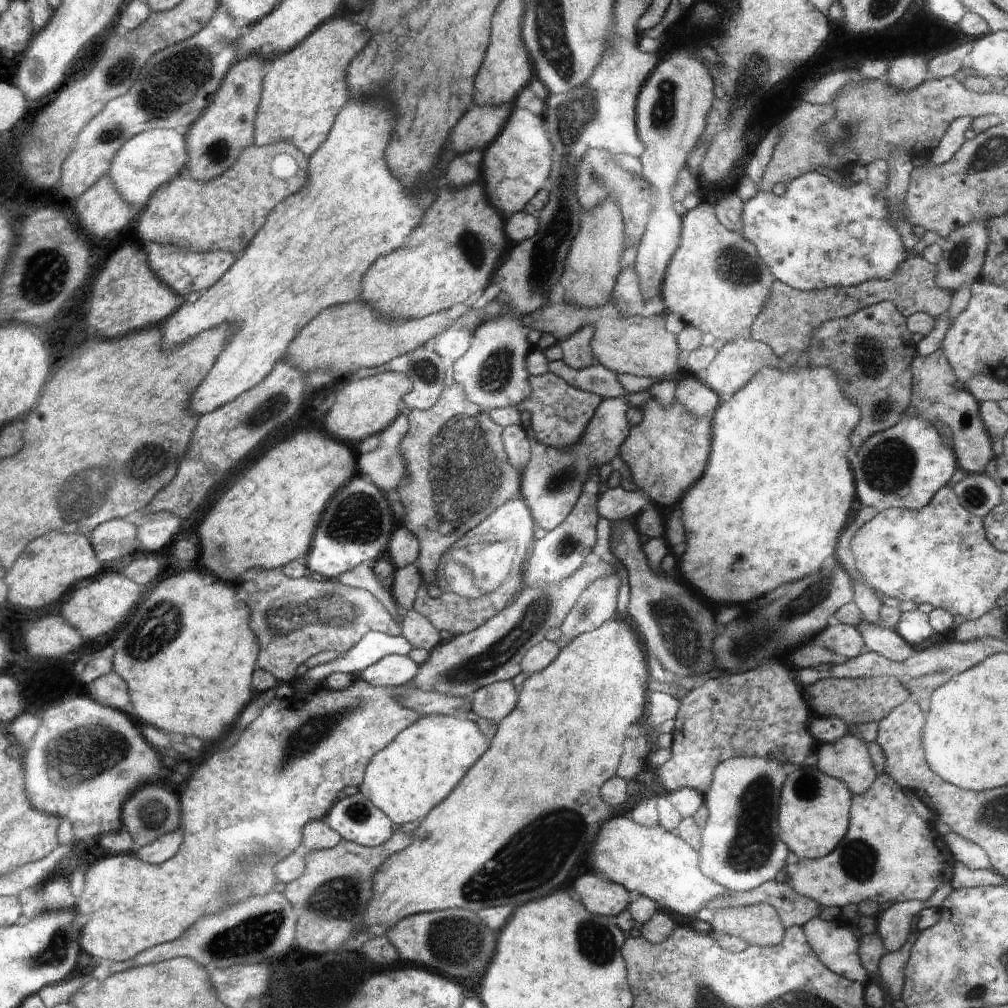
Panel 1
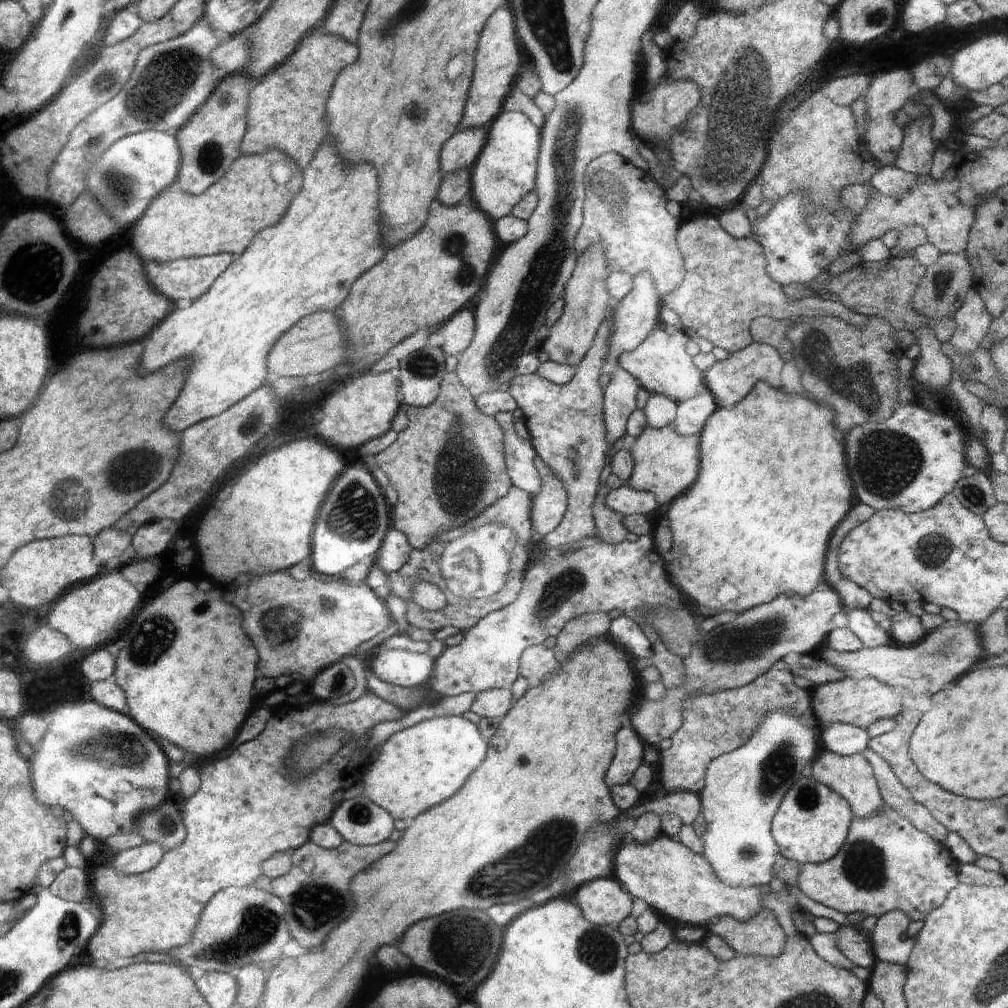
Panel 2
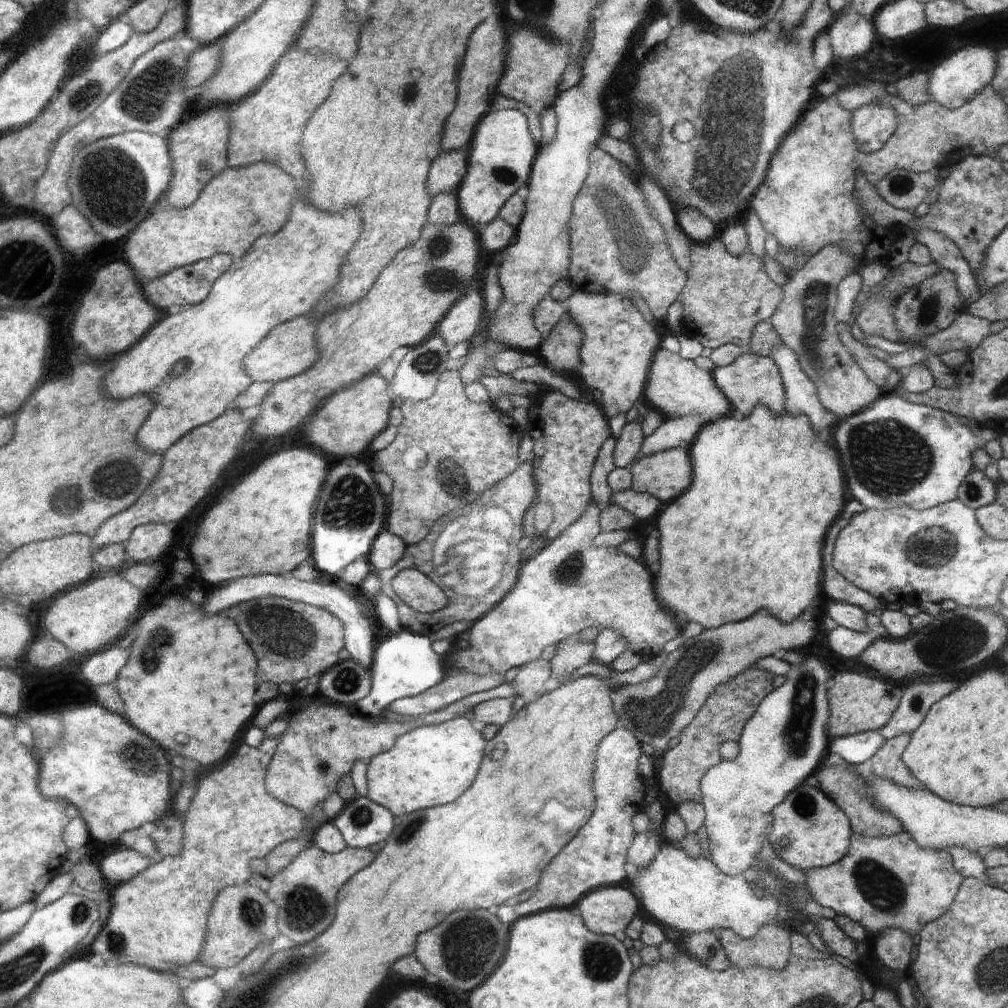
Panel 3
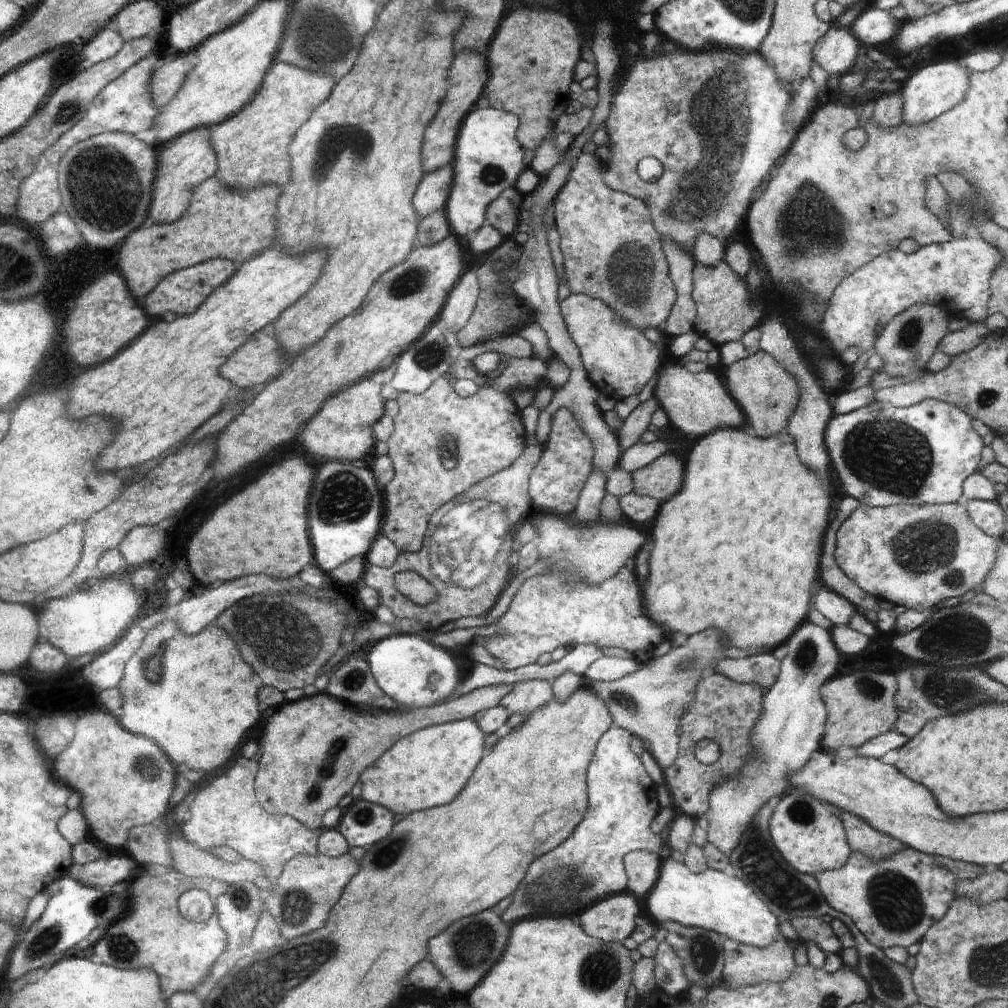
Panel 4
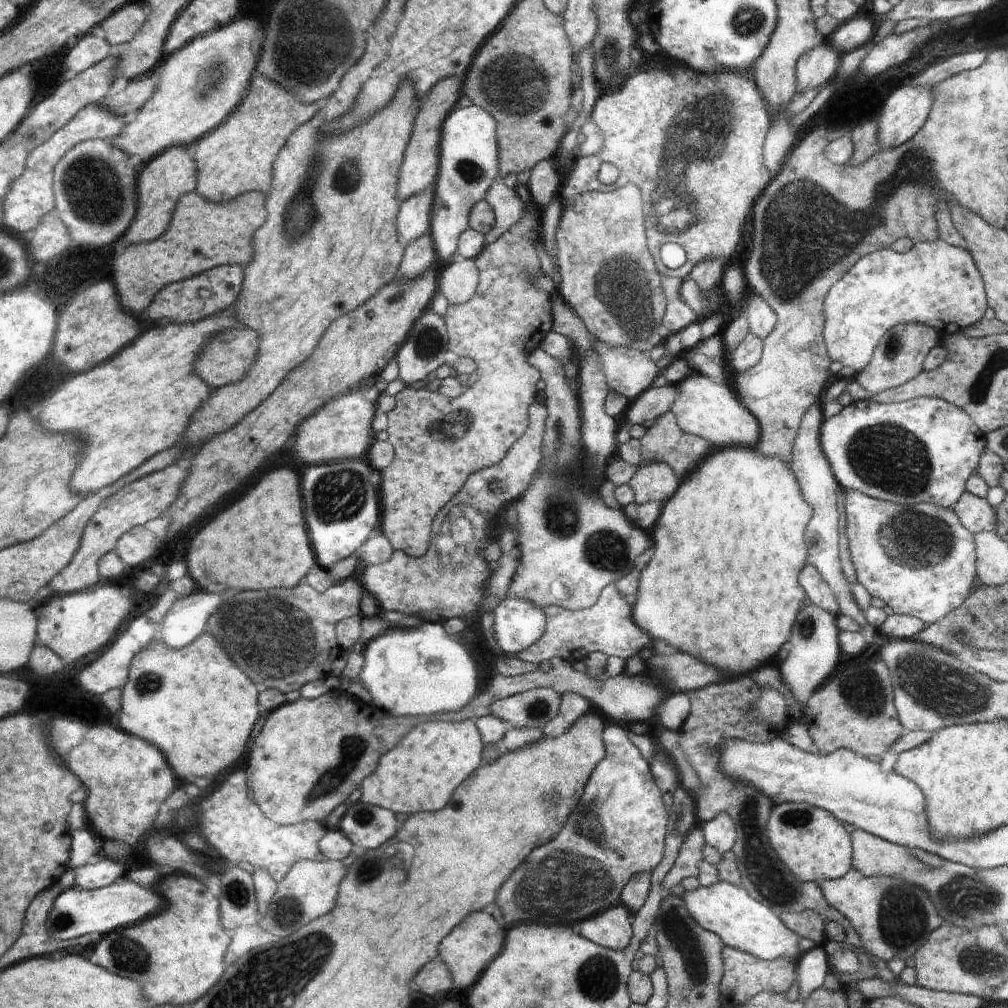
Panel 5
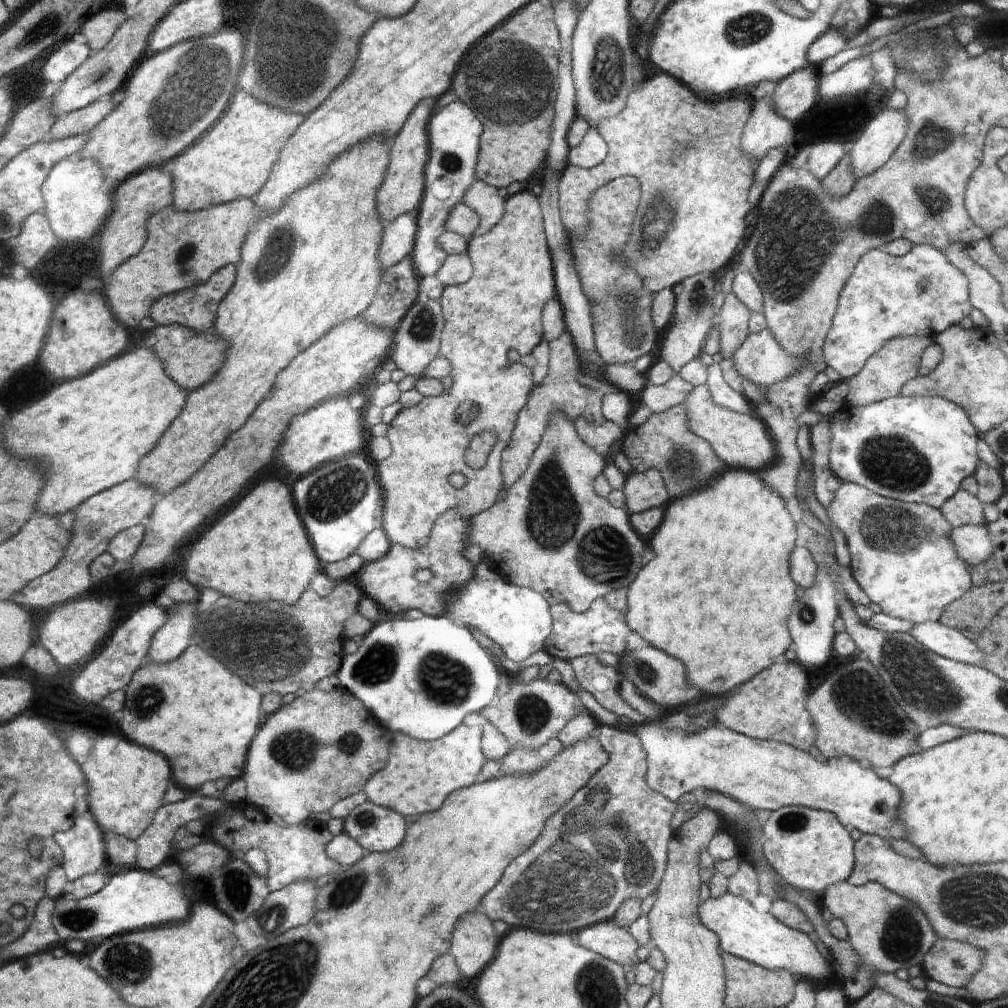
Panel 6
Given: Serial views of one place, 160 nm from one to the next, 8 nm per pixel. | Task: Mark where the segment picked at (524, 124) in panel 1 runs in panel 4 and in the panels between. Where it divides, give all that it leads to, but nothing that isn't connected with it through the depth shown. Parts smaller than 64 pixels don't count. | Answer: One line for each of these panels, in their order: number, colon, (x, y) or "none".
2: (505, 170)
3: (501, 152)
4: (490, 158)

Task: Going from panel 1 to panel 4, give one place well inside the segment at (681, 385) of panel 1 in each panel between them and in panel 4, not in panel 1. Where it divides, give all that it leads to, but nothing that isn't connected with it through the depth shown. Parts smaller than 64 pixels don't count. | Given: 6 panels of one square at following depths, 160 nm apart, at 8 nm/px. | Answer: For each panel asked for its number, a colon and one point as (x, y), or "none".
2: (692, 414)
3: (680, 432)
4: (638, 455)

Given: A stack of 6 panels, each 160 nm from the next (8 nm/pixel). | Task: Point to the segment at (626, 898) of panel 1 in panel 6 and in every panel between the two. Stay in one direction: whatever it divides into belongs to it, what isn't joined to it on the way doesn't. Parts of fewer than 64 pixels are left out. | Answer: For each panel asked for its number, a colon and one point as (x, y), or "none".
2: (602, 901)
3: (609, 910)
4: (612, 919)
5: (611, 929)
6: (605, 939)

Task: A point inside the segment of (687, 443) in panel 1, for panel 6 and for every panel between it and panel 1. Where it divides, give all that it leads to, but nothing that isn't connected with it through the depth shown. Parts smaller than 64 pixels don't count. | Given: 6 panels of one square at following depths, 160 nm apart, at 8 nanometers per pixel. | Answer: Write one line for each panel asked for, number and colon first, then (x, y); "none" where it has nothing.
2: (666, 463)
3: (665, 475)
4: (662, 479)
5: (653, 482)
6: (643, 491)

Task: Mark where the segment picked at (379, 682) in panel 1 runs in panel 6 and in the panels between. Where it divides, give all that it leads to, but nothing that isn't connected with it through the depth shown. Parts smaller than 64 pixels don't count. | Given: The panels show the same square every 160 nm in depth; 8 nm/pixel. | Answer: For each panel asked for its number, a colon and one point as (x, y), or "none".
2: (403, 668)
3: (405, 665)
4: (411, 670)
5: (417, 672)
6: (436, 674)

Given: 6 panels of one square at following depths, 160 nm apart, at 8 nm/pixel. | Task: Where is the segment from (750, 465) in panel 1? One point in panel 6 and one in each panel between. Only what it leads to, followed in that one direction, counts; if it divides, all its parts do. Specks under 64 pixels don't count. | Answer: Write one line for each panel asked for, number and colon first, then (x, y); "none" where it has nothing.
2: (775, 485)
3: (767, 489)
4: (763, 513)
5: (729, 594)
6: (718, 594)

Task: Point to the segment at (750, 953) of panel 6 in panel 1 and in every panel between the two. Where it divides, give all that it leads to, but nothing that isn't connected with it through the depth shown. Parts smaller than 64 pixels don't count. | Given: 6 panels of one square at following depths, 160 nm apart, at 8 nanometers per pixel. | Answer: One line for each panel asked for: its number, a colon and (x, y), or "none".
1: (650, 861)
2: (665, 874)
3: (688, 895)
4: (712, 900)
5: (728, 911)

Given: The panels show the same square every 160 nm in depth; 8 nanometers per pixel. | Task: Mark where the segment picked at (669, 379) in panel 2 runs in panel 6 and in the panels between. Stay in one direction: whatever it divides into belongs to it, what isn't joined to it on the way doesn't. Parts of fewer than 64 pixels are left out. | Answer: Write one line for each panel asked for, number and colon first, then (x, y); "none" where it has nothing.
3: (677, 387)
4: (696, 404)
5: (703, 408)
6: (740, 440)

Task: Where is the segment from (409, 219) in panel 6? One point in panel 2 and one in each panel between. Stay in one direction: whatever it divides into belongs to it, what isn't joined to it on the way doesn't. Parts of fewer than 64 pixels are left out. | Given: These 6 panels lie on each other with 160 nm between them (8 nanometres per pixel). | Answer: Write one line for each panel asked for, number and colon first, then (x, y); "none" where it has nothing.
2: (461, 150)
3: (447, 171)
4: (432, 193)
5: (413, 220)

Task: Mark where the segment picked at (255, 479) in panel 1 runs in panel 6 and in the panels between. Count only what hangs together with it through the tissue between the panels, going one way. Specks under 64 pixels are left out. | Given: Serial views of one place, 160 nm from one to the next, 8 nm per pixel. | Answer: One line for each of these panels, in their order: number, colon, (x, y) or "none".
2: (266, 519)
3: (263, 527)
4: (276, 543)
5: (258, 542)
6: (259, 551)

